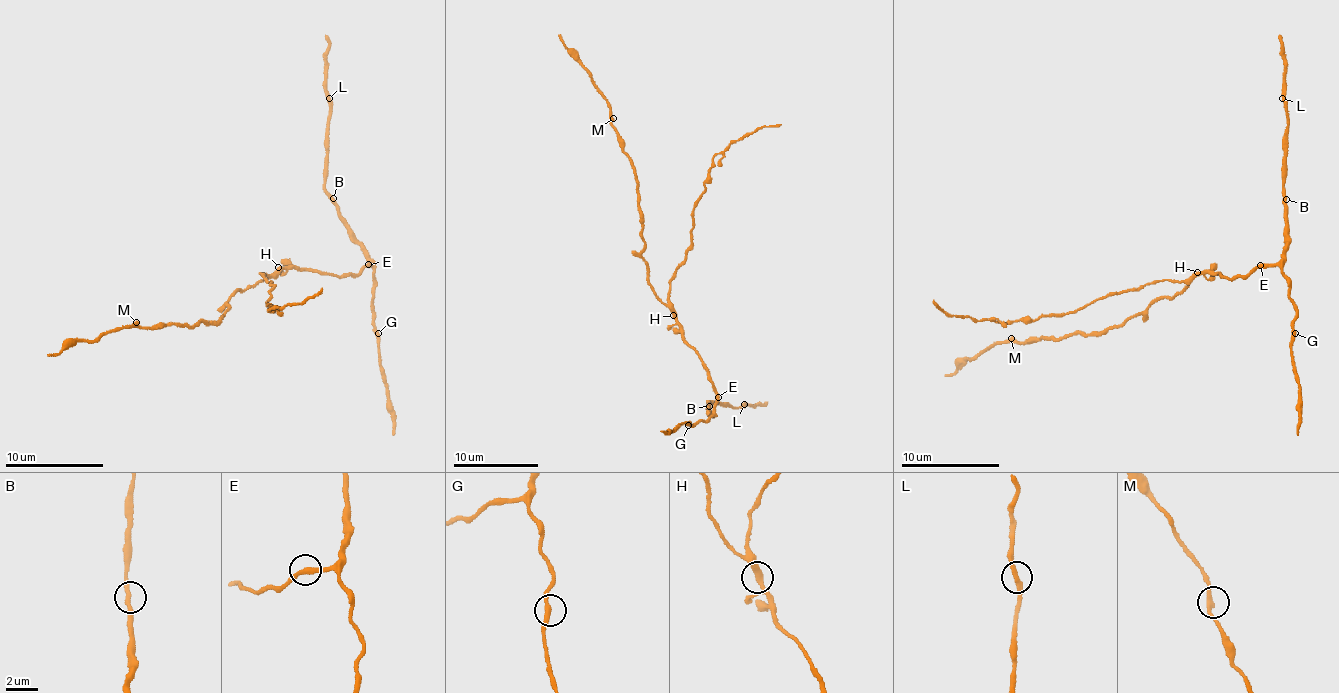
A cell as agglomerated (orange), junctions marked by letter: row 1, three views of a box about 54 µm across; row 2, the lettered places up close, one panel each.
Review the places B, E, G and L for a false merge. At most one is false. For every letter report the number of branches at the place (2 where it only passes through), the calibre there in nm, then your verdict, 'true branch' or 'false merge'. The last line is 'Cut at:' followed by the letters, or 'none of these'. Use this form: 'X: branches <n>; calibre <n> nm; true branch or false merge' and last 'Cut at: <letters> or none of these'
B: branches 2; calibre 280 nm; true branch
E: branches 2; calibre 280 nm; true branch
G: branches 2; calibre 280 nm; true branch
L: branches 2; calibre 280 nm; true branch
Cut at: none of these

